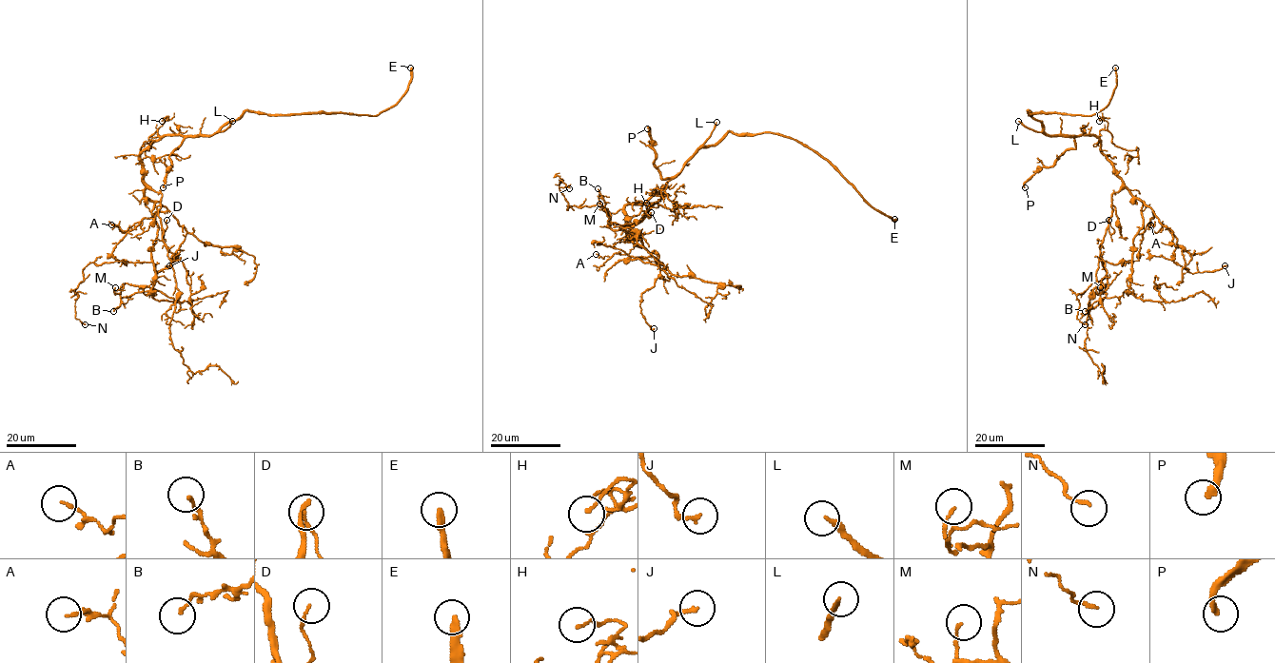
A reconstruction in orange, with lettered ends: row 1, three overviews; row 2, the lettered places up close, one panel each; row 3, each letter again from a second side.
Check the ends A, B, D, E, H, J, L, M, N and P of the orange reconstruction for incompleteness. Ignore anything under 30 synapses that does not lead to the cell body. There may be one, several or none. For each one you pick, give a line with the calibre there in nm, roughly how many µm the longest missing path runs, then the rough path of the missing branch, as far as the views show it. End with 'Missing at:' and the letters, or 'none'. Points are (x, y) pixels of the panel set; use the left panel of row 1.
E: 240 nm | 350 µm
L: 160 nm | 50 µm | (232, 121), (235, 112), (222, 106), (184, 100), (171, 105), (188, 100), (171, 113), (181, 107)
P: 240 nm | 100 µm | (163, 187), (154, 220), (153, 290), (186, 352), (211, 348), (224, 360), (214, 352)
Missing at: E, L, P

